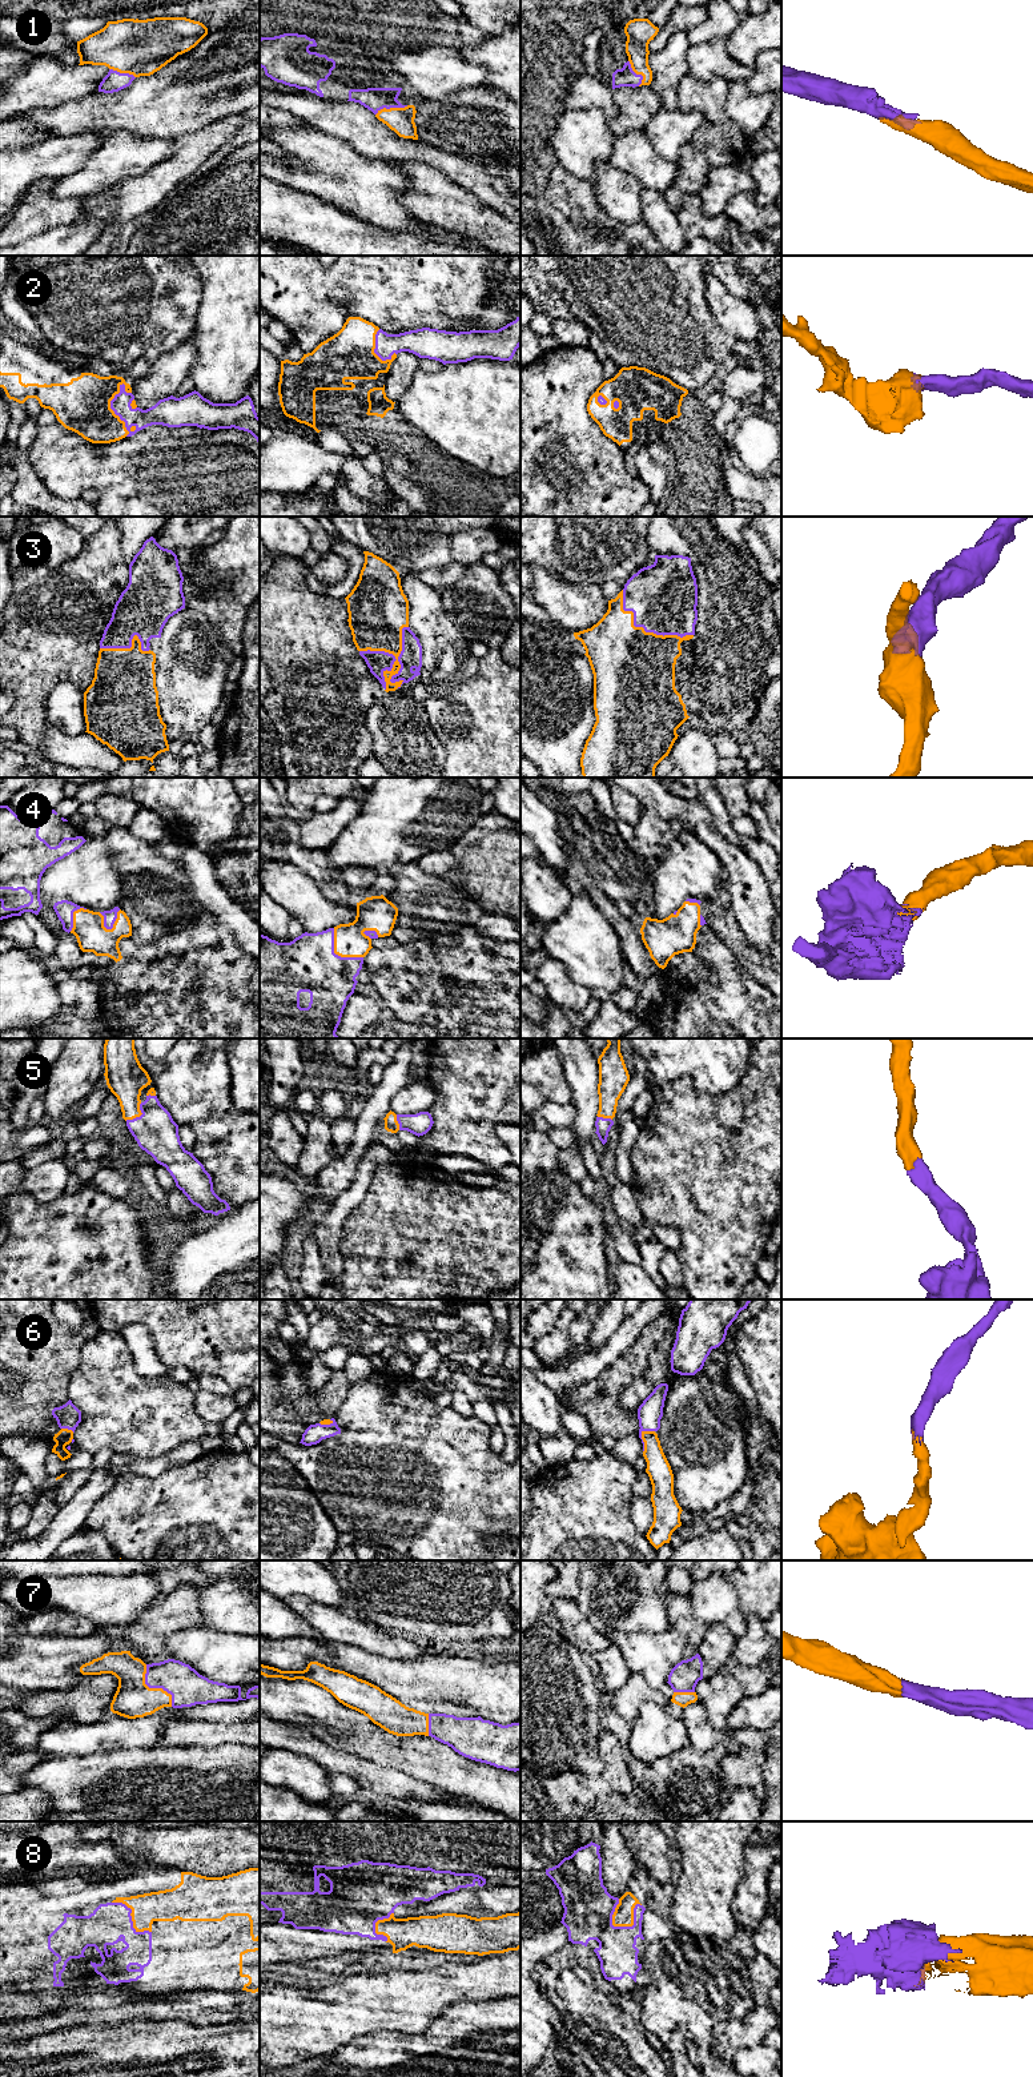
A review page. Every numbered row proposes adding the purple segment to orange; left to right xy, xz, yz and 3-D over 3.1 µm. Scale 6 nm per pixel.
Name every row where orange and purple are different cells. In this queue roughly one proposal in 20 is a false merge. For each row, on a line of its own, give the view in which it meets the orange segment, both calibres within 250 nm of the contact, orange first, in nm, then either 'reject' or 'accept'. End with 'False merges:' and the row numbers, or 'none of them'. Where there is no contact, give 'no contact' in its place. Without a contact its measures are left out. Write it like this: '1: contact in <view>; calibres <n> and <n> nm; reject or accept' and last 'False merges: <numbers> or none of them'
1: contact in xz; calibres 160 and 140 nm; accept
2: contact in xy; calibres 320 and 120 nm; accept
3: contact in xz; calibres 320 and 140 nm; accept
4: contact in xz; calibres 190 and 340 nm; accept
5: contact in xy; calibres 240 and 260 nm; accept
6: contact in yz; calibres 140 and 150 nm; accept
7: contact in xy; calibres 220 and 220 nm; accept
8: contact in yz; calibres 130 and 260 nm; accept
False merges: none of them

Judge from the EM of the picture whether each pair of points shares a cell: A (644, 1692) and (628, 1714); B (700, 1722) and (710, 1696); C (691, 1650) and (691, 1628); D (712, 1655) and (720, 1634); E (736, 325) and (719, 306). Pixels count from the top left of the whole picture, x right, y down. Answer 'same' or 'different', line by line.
A: same
B: different
C: same
D: same
E: same

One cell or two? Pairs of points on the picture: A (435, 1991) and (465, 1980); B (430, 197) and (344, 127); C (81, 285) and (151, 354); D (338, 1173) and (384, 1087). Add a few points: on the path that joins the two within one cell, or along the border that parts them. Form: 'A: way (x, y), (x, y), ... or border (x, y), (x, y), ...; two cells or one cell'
A: way (442, 1987), (458, 1981); one cell
B: border (393, 163), (421, 161), (430, 167); two cells
C: border (143, 352), (147, 348), (156, 348), (160, 353); two cells
D: way (354, 1152), (376, 1108); one cell

